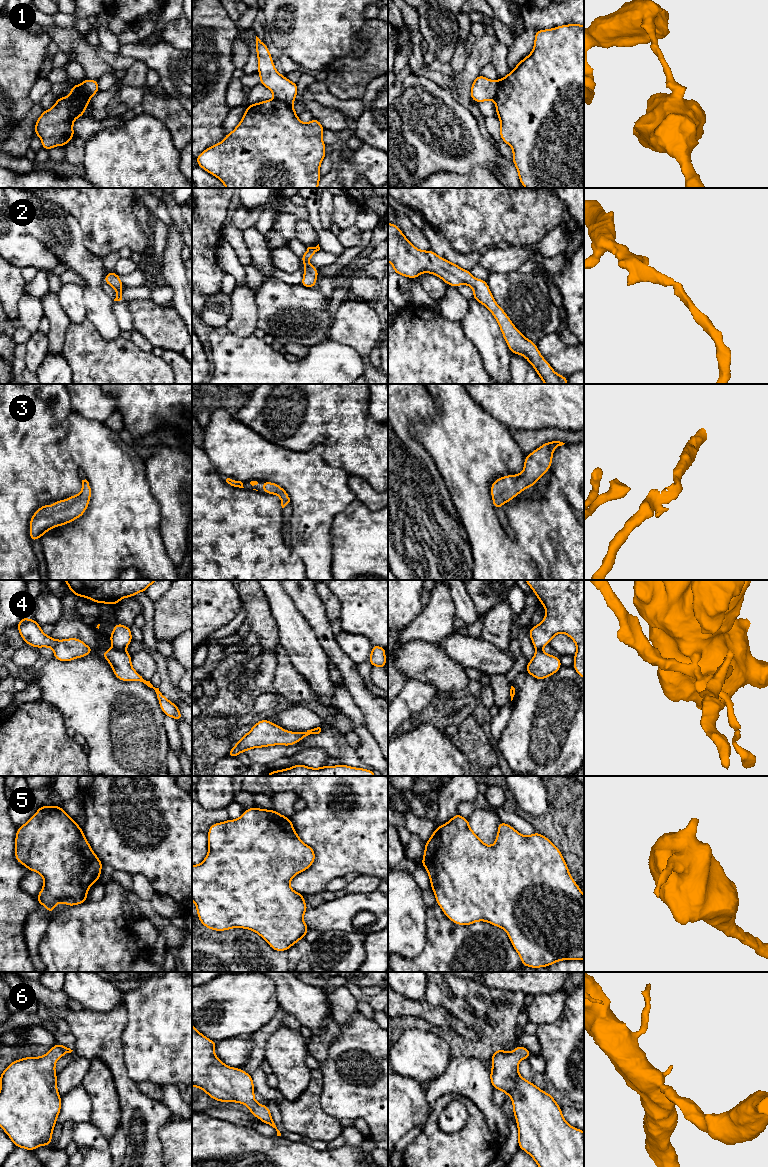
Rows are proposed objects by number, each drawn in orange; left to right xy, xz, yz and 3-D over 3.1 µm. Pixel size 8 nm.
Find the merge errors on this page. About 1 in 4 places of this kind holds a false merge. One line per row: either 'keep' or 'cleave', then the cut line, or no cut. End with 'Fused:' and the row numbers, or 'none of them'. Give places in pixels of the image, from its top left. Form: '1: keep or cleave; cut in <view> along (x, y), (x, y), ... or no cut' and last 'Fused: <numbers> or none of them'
1: cleave; cut in xz along (274, 98), (292, 105)
2: keep; no cut
3: keep; no cut
4: cleave; cut in xy along (113, 647), (123, 650)
5: keep; no cut
6: keep; no cut
Fused: 1, 4

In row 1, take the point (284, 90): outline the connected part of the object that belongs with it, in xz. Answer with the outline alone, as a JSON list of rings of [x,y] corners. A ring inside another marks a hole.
[[[257,36],[256,52],[260,83],[273,92],[274,99],[293,105],[298,92],[298,84],[289,81],[285,76],[276,71],[266,44]]]

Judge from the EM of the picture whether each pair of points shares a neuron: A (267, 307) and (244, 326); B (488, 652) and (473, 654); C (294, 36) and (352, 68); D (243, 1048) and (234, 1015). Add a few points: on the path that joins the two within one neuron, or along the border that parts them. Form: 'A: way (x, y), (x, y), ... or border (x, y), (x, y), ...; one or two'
A: border (254, 293), (256, 301), (256, 326), (258, 328); two
B: way (484, 654), (477, 654); one
C: border (360, 54), (338, 57), (323, 70); two
D: border (250, 1034), (240, 1034), (217, 1041); two

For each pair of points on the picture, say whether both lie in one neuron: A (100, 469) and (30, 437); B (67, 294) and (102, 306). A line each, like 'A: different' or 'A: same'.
A: different
B: different

